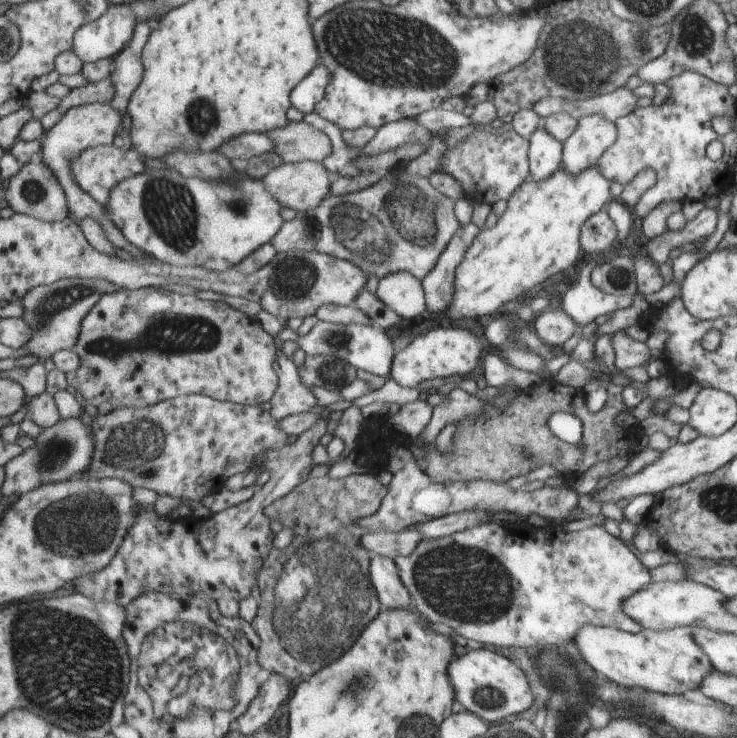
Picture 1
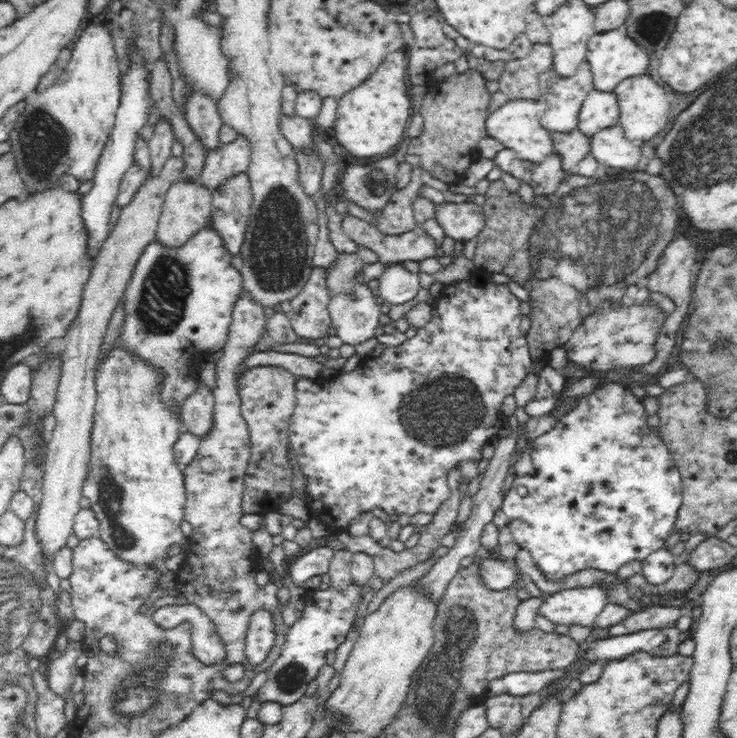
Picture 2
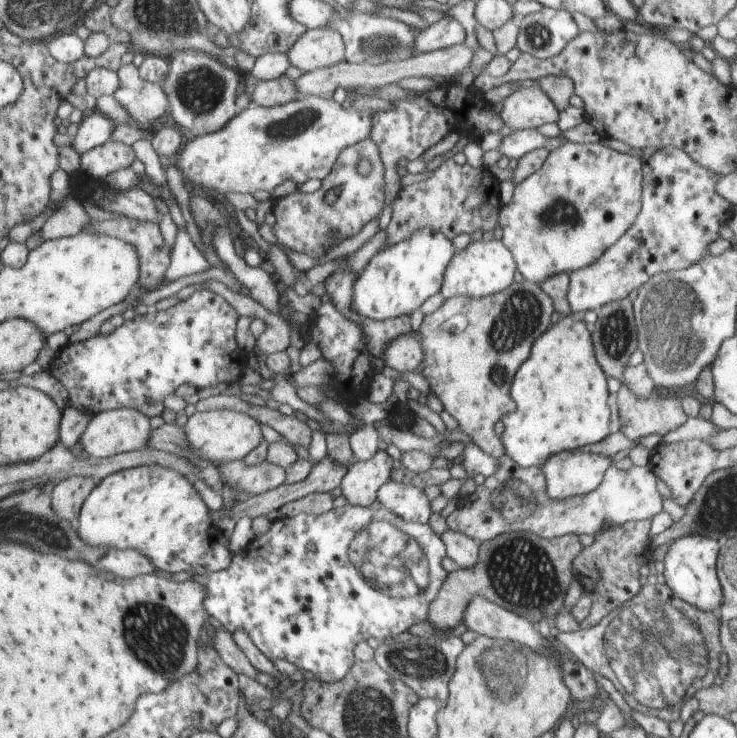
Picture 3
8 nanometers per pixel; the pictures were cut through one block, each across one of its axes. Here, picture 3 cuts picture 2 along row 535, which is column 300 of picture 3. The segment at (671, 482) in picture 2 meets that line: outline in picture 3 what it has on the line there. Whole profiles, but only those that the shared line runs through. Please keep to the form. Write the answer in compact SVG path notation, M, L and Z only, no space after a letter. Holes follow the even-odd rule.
M344 505L342 507L332 508L329 512L323 512L323 514L315 515L314 513L299 513L295 516L290 516L289 518L278 518L272 522L270 522L271 526L269 526L269 532L265 532L265 534L261 534L261 538L253 537L253 540L249 542L249 544L242 550L242 552L235 552L233 554L233 558L230 559L230 563L226 569L221 569L220 571L213 570L212 572L202 572L200 574L196 574L192 577L192 580L197 580L199 584L203 584L207 588L207 598L204 605L206 606L207 612L210 613L210 620L220 622L221 626L225 628L228 632L235 632L235 630L243 630L247 636L249 636L249 640L253 642L253 646L256 646L259 649L259 652L268 658L270 661L273 660L287 660L287 662L291 662L293 666L297 666L297 668L301 670L305 670L305 672L311 672L313 676L315 676L317 681L321 681L323 683L329 683L333 681L338 681L343 678L350 671L350 668L354 666L354 648L361 643L362 641L366 641L368 638L375 638L379 642L393 641L395 636L397 636L400 632L406 631L409 626L413 624L418 624L419 622L423 622L428 618L429 614L429 606L434 602L435 596L438 595L438 592L442 588L442 584L446 580L447 573L443 570L441 566L441 560L446 556L445 555L445 546L442 542L441 536L437 536L434 532L431 532L427 526L421 526L419 522L407 522L407 521L399 521L399 516L395 516L392 512L389 512L384 507L380 509L375 508L367 508L367 507L359 507L359 506L351 506Z

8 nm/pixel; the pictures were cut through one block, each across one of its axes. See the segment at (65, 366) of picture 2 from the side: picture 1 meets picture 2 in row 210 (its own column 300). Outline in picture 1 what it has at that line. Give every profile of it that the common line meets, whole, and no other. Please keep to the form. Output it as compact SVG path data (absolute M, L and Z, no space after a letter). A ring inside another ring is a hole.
M297 116L290 123L265 134L273 143L273 154L277 154L284 163L320 161L330 153L329 139L325 133Z

